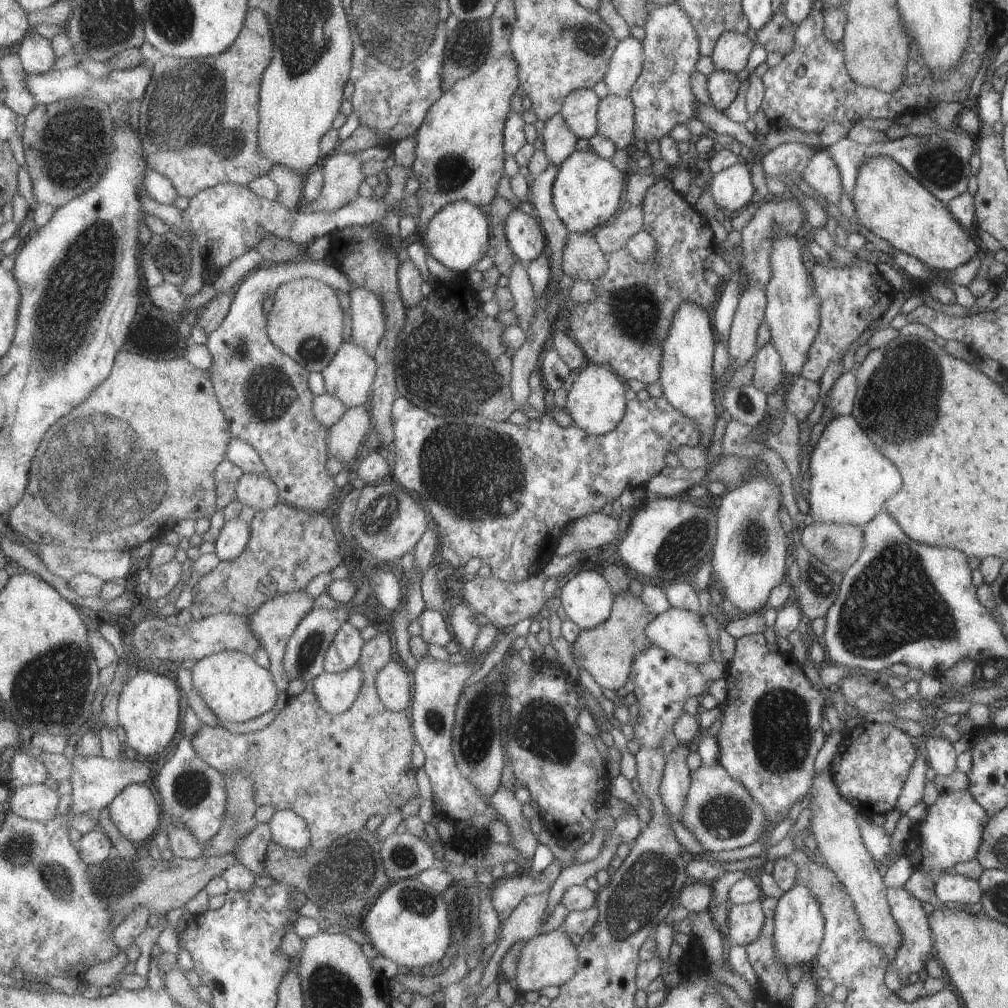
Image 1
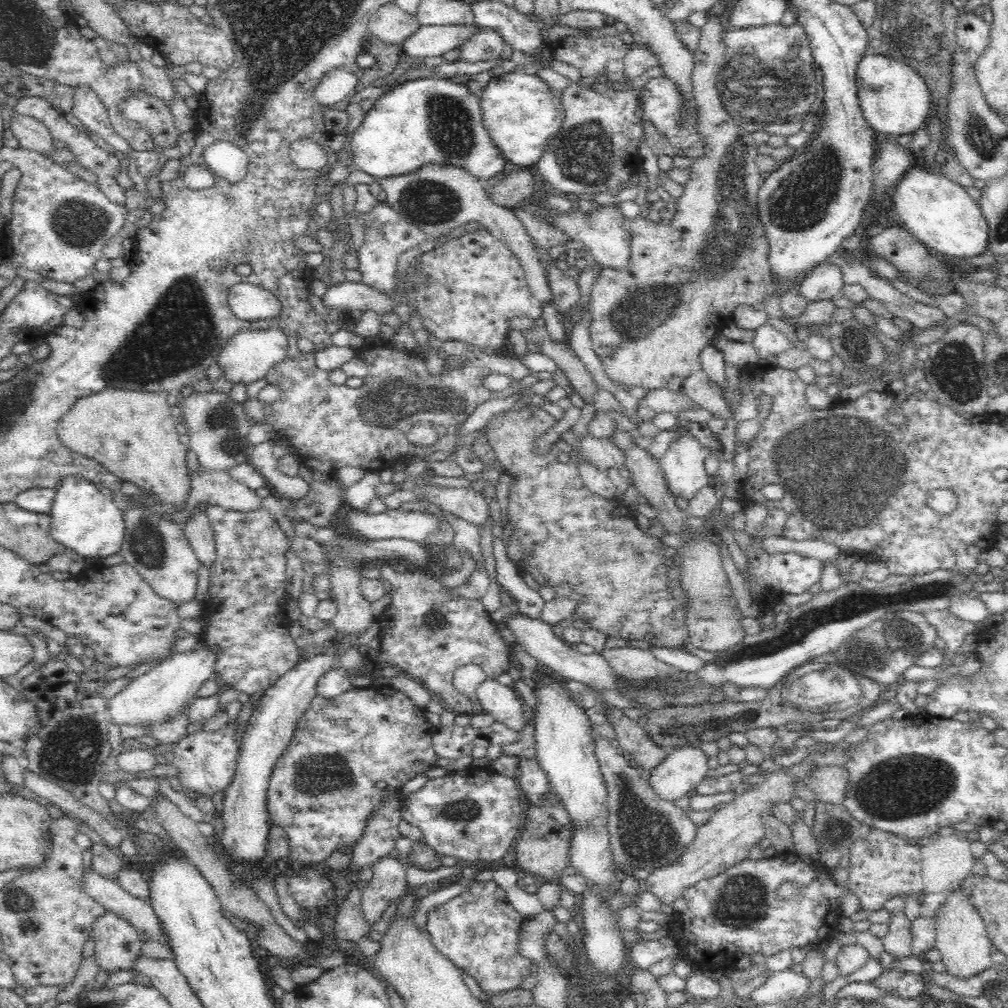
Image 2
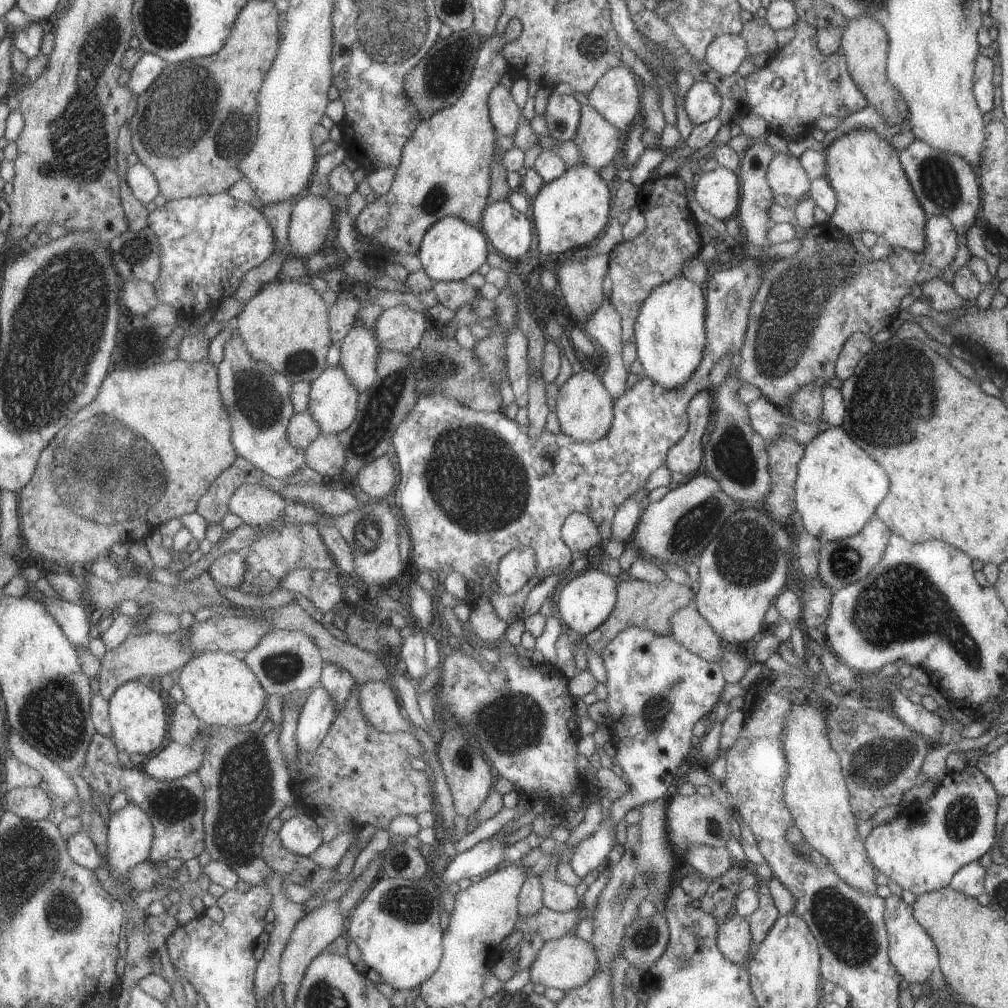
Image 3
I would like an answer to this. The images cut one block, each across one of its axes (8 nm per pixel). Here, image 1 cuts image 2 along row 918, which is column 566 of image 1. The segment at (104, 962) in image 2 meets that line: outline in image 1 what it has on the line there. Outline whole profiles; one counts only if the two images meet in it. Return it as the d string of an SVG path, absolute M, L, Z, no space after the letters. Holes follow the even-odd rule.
M579 89L571 93L563 103L562 115L567 126L578 138L589 139L597 134L597 96L591 89Z

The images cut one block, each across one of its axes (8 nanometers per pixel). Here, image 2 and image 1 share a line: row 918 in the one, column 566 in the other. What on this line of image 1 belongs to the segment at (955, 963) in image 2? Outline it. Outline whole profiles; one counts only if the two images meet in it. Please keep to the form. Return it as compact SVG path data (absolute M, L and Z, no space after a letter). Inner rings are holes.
M555 929L548 933L535 935L523 949L518 976L518 987L523 992L526 990L543 990L547 986L563 986L569 982L578 971L580 965L580 954L578 946L573 944L573 940L567 933L560 929Z

